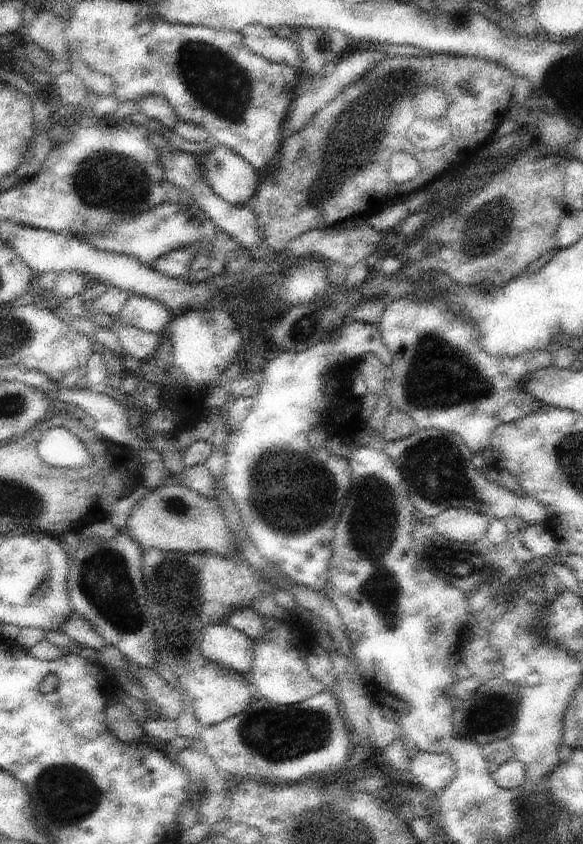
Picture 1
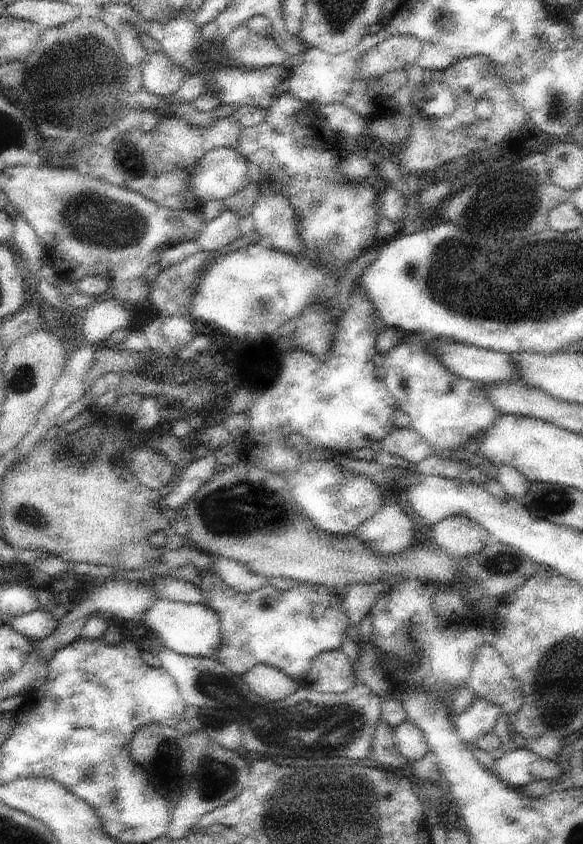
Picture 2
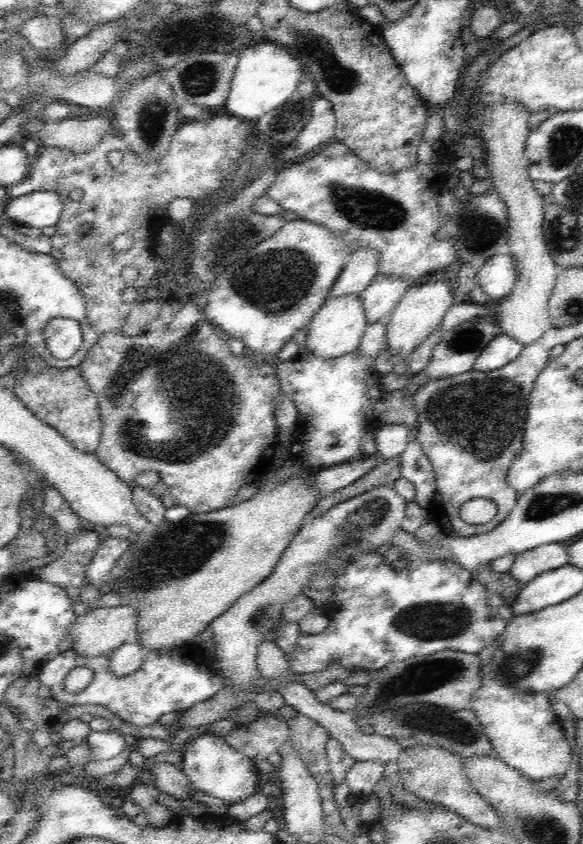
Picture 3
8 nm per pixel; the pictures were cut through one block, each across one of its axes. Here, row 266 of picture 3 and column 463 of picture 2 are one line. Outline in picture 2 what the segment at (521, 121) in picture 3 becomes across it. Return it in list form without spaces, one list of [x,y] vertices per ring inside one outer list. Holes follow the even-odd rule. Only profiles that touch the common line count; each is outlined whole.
[[[466,515],[446,517],[434,525],[432,541],[455,559],[480,554],[491,539],[489,532]]]

